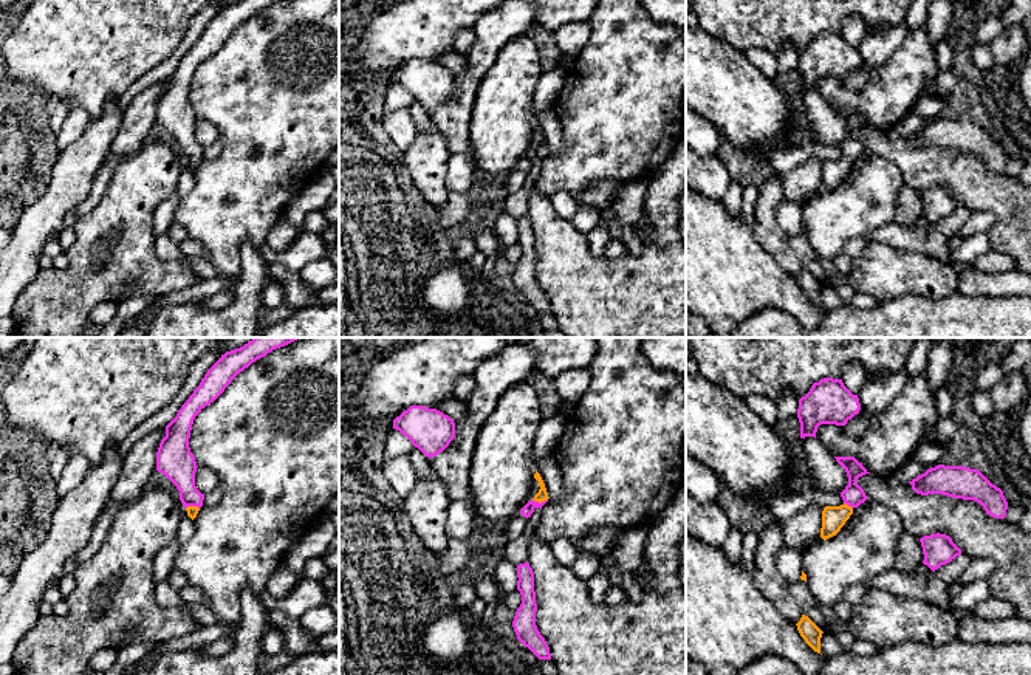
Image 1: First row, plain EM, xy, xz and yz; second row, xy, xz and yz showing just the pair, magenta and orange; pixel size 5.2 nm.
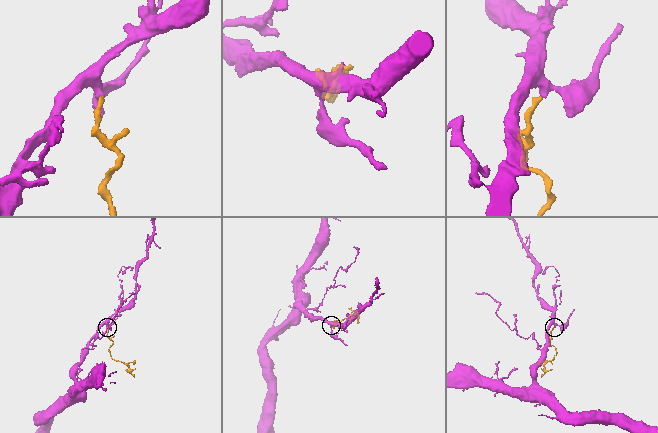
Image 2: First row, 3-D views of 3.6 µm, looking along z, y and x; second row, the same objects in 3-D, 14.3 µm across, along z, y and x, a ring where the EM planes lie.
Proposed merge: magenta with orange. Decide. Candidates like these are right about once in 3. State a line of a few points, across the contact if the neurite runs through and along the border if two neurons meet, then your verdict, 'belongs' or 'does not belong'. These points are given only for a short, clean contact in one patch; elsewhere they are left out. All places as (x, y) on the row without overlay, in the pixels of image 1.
line xz (528, 161), (542, 155), (542, 147); belongs

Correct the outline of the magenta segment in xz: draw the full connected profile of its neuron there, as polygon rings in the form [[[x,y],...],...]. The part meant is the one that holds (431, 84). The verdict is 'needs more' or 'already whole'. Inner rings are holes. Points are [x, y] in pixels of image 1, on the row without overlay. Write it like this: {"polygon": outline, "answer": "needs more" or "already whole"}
{"polygon": [[[410,59],[393,73],[393,82],[407,90],[429,111],[443,105],[455,91],[454,73],[424,59]]], "answer": "already whole"}

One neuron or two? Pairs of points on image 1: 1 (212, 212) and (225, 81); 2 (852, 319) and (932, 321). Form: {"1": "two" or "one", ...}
{"1": "one", "2": "one"}

